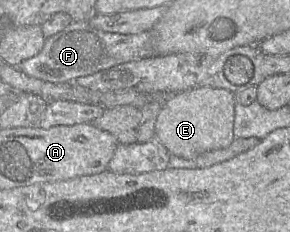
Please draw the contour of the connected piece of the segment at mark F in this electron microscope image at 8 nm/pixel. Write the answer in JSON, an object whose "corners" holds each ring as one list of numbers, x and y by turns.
{"corners":[[74,21,64,30,46,38,41,52,23,61,18,67,30,77,53,83,66,83,124,63,152,57,155,54,149,31,123,35,96,29,88,21]]}

